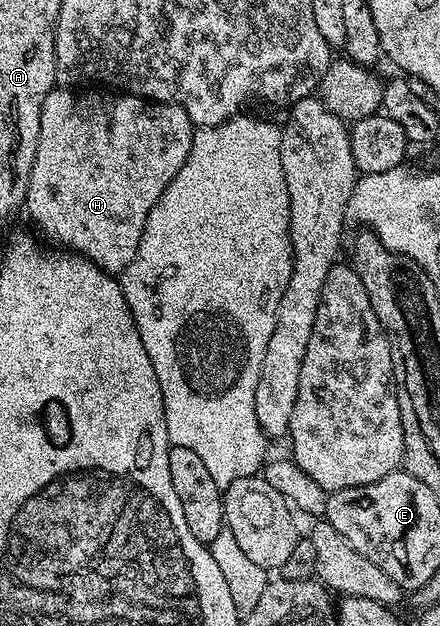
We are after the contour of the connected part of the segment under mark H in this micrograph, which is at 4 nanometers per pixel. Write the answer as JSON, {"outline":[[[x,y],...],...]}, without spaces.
{"outline":[[[53,88],[45,96],[45,104],[41,104],[41,128],[37,136],[37,152],[33,156],[33,172],[29,172],[25,214],[35,221],[36,228],[34,227],[34,229],[40,235],[43,233],[48,238],[48,240],[46,239],[48,243],[80,254],[82,258],[87,258],[93,264],[106,270],[108,274],[119,276],[131,263],[133,256],[137,256],[137,244],[141,244],[141,232],[145,228],[145,220],[149,216],[153,204],[157,204],[157,200],[161,200],[161,192],[165,192],[165,188],[169,188],[173,176],[177,176],[177,172],[181,172],[181,164],[185,164],[185,160],[189,156],[189,148],[193,144],[196,127],[192,126],[185,108],[174,106],[168,102],[153,102],[122,92],[78,94],[79,92],[75,88]]]}

